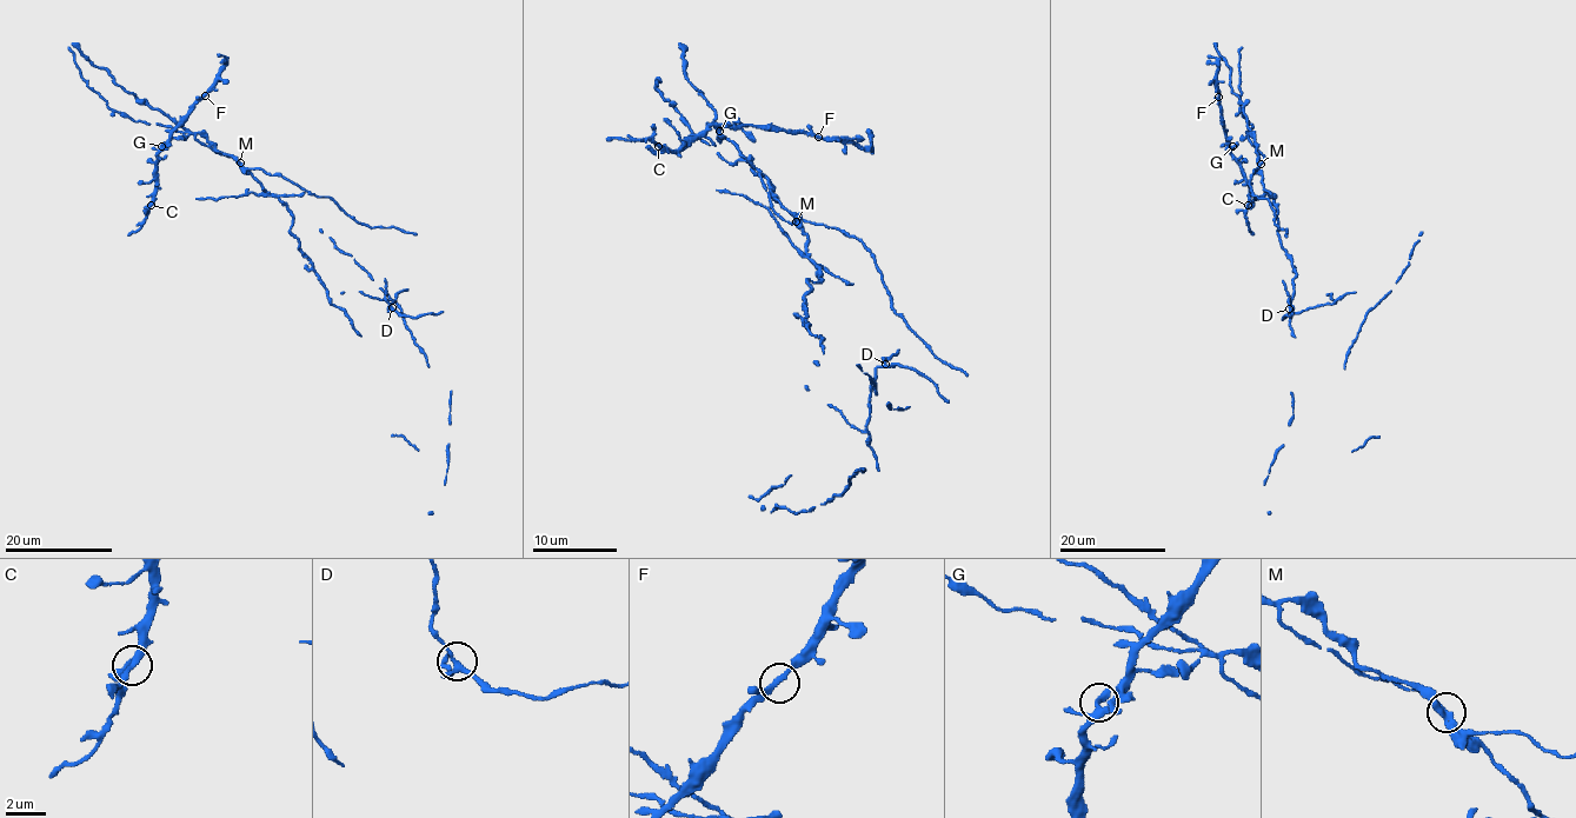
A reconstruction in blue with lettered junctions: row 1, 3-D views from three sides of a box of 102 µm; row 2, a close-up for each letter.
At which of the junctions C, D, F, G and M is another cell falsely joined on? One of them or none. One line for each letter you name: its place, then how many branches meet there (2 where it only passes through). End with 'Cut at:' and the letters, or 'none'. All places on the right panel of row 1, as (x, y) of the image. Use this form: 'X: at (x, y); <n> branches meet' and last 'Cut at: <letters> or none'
M: at (1261, 164); 3 branches meet
Cut at: M

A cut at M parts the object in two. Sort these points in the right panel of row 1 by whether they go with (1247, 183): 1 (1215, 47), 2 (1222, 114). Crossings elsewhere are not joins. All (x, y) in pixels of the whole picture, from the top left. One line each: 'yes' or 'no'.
1: no
2: yes

